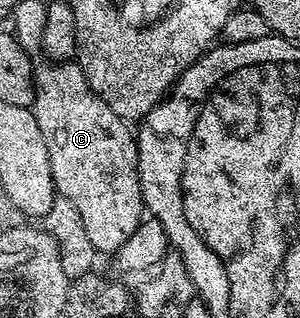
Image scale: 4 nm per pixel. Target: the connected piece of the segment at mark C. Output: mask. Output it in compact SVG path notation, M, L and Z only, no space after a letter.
M44 62L48 63L34 71L36 97L30 110L42 129L46 153L50 153L52 180L59 198L67 199L78 211L90 245L100 253L115 253L146 215L133 128L93 93L79 63Z

